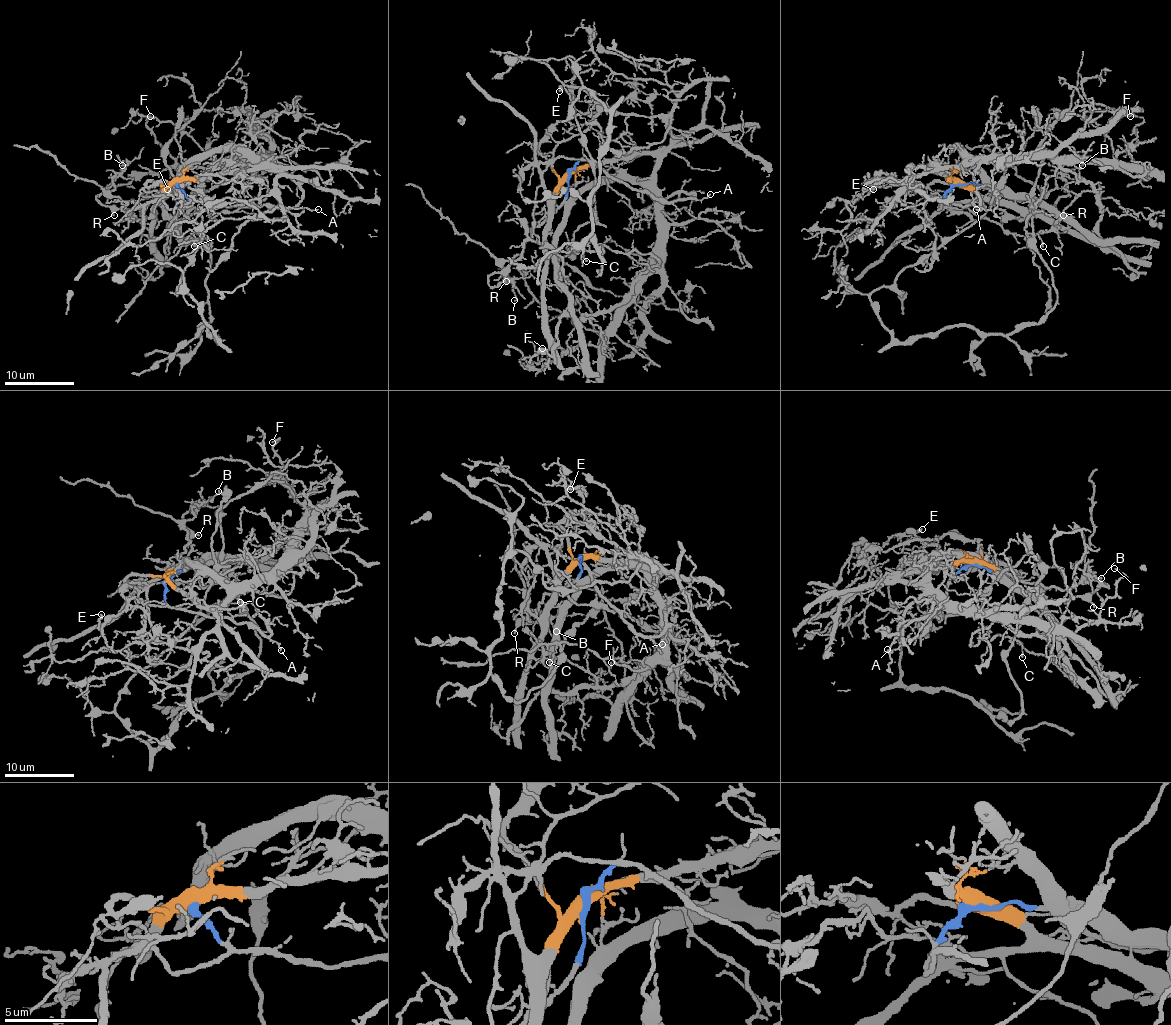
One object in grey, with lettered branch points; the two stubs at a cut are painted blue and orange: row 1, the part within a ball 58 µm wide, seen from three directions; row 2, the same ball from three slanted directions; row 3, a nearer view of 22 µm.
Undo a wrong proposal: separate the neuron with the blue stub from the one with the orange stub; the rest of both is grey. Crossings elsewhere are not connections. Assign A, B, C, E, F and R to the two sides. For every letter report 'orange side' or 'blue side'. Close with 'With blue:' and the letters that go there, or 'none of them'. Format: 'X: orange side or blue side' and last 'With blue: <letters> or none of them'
A: blue side
B: orange side
C: blue side
E: orange side
F: blue side
R: orange side
With blue: A, C, F

